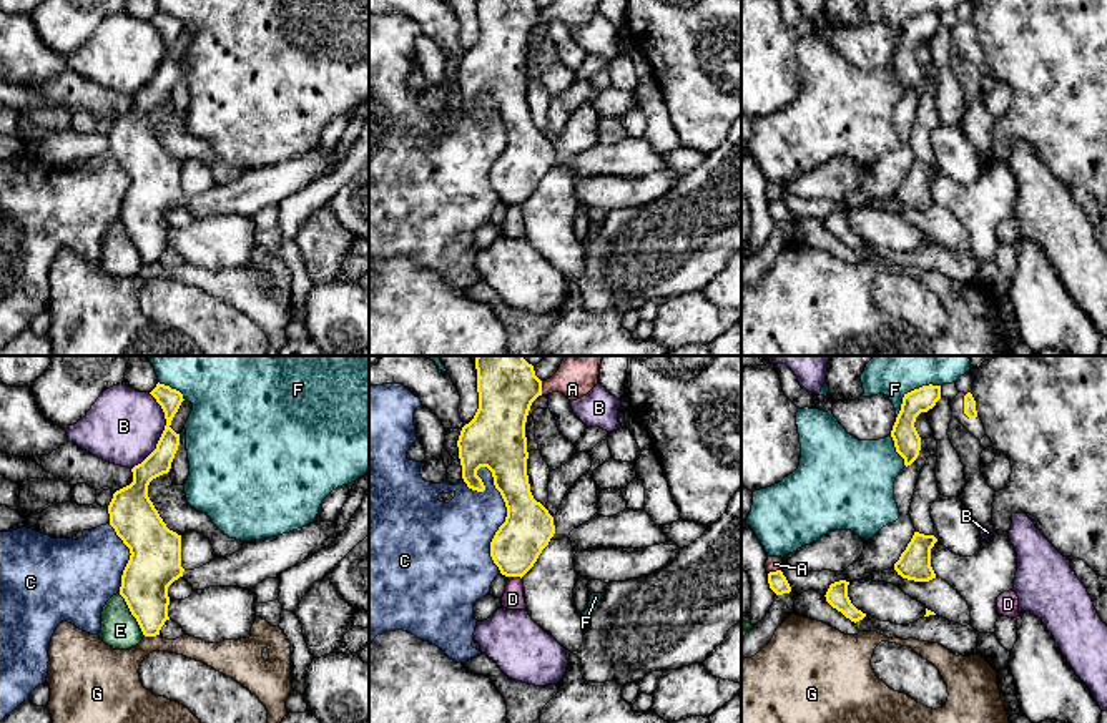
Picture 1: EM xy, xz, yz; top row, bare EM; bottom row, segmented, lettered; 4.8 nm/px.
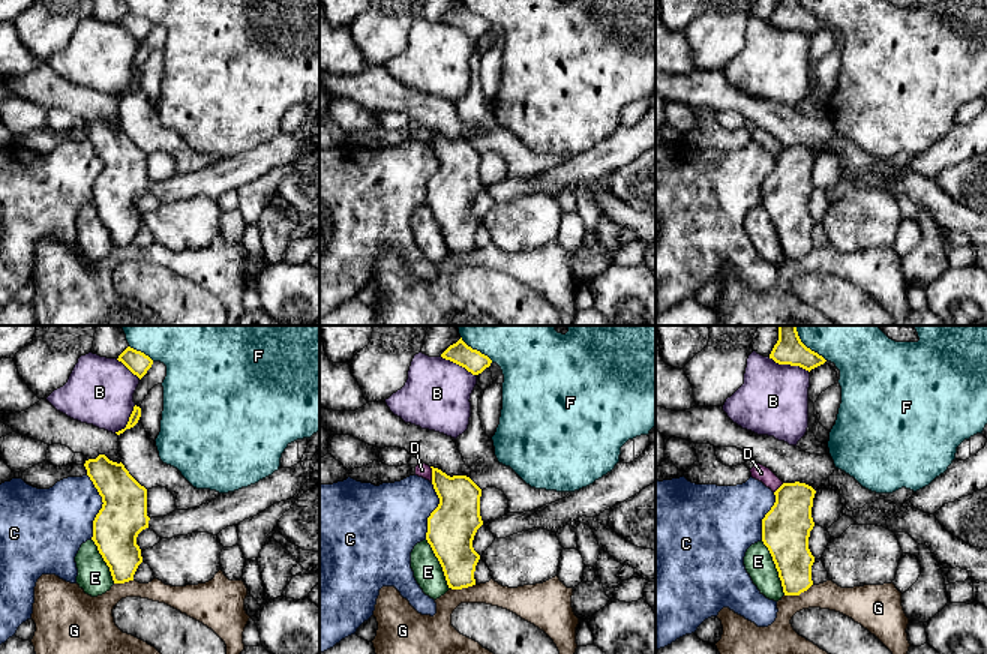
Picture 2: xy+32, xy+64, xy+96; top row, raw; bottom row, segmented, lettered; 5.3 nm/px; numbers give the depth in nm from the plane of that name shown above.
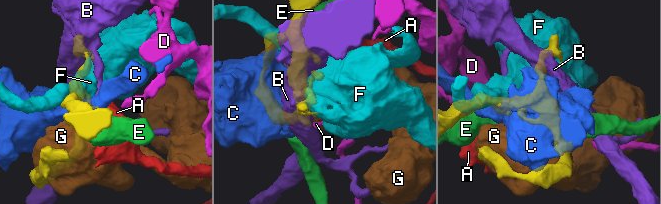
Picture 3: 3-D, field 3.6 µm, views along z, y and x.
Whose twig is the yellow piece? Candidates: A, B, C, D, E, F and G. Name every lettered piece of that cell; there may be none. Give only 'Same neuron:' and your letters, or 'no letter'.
Same neuron: no letter

